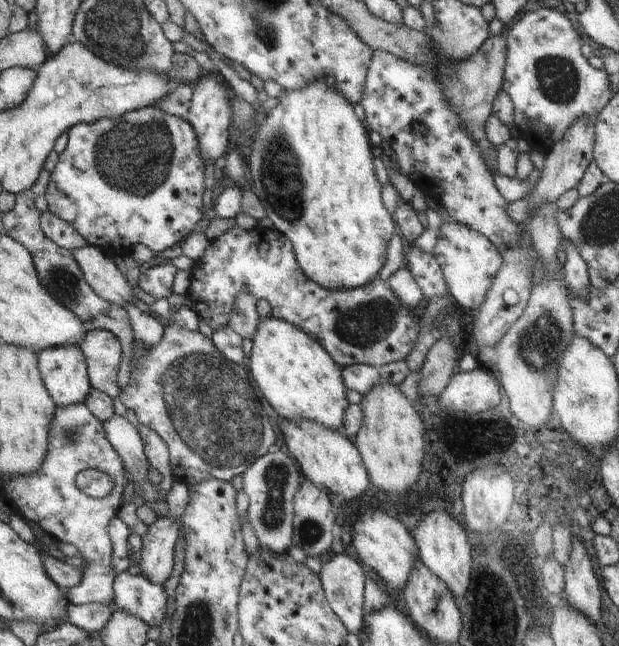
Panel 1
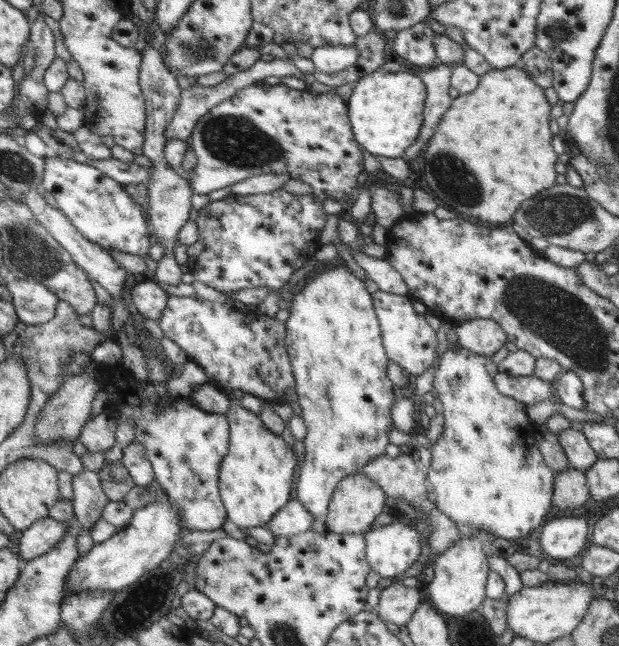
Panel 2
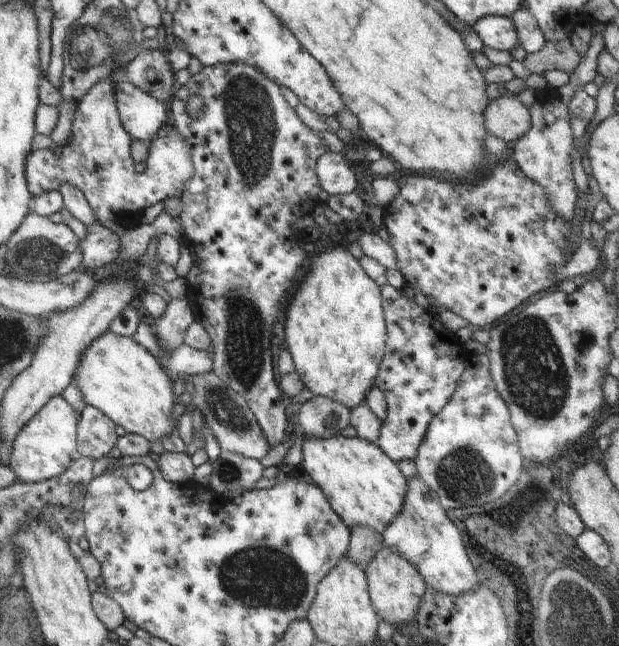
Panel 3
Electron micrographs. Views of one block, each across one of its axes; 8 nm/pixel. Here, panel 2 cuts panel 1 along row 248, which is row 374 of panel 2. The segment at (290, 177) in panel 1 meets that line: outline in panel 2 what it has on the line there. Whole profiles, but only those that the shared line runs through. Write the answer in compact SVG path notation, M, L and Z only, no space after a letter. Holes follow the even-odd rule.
M337 260L335 263L329 264L329 267L318 272L314 278L306 280L304 288L293 297L293 305L289 309L290 316L286 320L285 327L285 347L289 354L293 377L295 378L295 389L297 392L298 404L302 407L302 418L307 428L307 435L303 442L305 444L305 459L298 476L298 487L296 488L296 498L301 502L306 511L310 512L312 517L324 516L328 513L328 505L330 504L333 492L336 490L337 484L345 477L353 474L362 473L362 465L365 465L370 459L386 454L386 445L390 442L388 434L390 426L393 424L391 417L391 406L394 404L397 396L394 395L394 385L387 375L387 357L383 342L380 323L373 307L373 298L366 290L364 281L358 279L345 264Z

